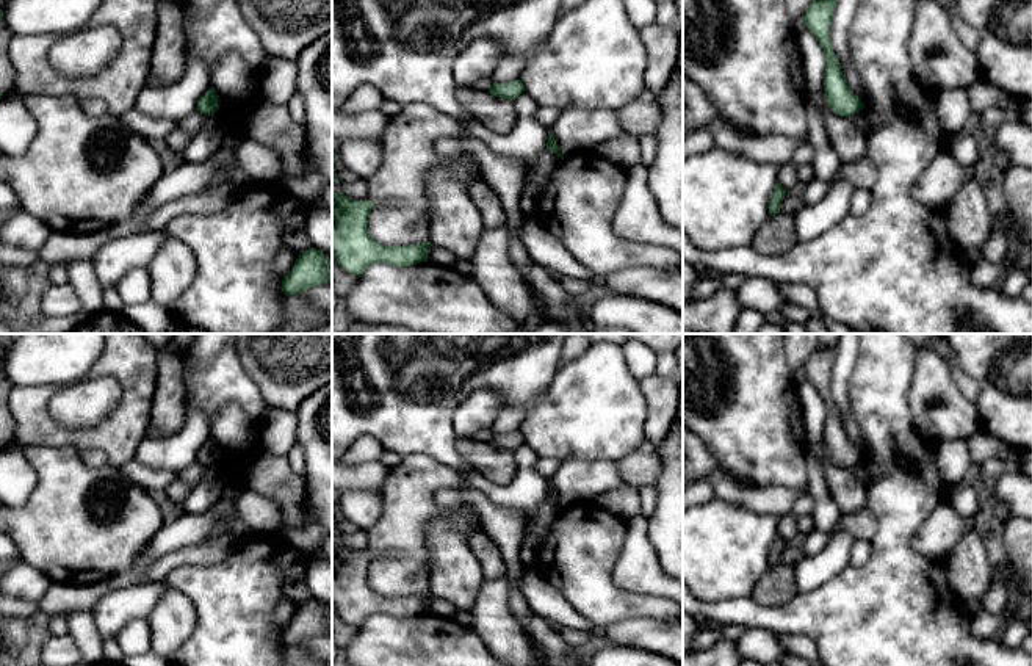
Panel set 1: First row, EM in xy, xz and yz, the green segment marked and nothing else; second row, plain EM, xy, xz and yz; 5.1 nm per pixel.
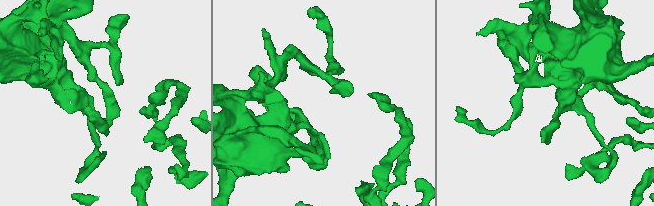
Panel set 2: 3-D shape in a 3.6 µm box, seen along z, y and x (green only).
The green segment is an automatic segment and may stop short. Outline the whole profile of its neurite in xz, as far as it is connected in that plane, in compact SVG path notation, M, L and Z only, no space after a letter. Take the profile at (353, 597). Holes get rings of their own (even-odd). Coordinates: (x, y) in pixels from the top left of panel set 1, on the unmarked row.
M332 542L332 606L338 617L360 628L373 614L410 617L428 613L429 592L410 597L385 597L368 583L373 552L352 552Z

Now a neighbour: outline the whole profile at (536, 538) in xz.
M545 500L534 514L532 525L523 531L520 559L528 570L539 569L542 555L548 545L551 527L561 512L561 508Z

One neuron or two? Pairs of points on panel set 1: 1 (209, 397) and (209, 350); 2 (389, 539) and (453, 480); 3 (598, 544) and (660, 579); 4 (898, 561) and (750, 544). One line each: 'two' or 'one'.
1: two
2: one
3: two
4: two

